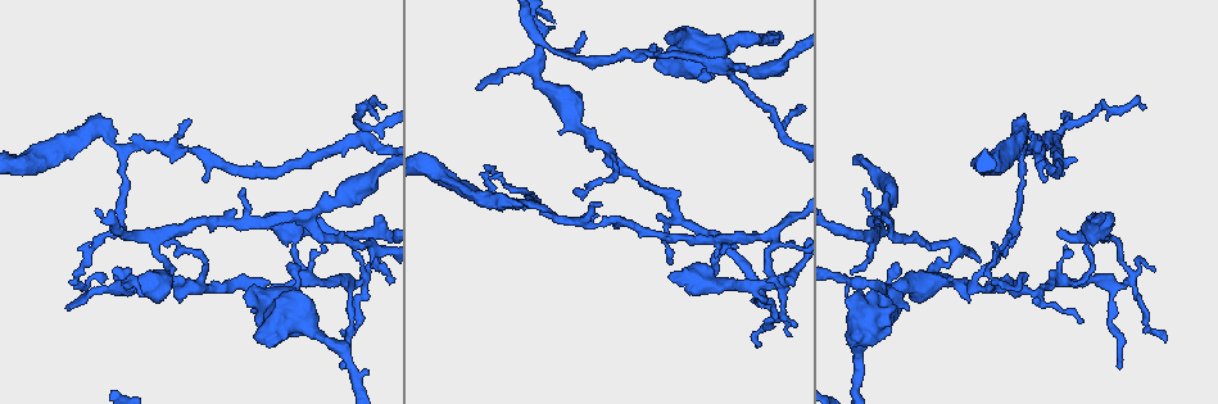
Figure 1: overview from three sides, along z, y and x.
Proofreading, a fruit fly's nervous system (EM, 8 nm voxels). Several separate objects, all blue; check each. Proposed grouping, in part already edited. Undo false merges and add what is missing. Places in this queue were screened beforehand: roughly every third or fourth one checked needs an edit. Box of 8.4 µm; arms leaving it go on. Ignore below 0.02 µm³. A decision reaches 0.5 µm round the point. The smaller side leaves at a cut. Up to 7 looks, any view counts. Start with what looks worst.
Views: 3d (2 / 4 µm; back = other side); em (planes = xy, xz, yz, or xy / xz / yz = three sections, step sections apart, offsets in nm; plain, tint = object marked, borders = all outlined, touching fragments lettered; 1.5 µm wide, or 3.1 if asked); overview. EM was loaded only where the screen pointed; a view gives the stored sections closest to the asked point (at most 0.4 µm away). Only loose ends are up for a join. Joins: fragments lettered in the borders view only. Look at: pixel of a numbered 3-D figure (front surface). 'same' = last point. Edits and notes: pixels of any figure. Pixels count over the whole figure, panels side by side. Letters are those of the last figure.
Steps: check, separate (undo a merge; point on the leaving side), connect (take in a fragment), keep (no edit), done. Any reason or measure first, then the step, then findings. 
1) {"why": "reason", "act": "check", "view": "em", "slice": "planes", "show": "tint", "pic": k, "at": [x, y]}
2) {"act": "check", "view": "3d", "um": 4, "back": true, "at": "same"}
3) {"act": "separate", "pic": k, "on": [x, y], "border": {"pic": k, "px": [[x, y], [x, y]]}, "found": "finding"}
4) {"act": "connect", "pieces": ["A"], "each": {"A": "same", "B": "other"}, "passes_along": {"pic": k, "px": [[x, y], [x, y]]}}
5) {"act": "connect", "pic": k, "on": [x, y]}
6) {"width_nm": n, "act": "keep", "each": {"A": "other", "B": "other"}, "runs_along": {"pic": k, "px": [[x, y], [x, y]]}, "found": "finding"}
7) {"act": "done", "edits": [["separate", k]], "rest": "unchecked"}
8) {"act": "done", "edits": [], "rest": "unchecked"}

{"why": "calibre changes", "act": "check", "view": "3d", "um": 2, "pic": 1, "at": [730, 65]}

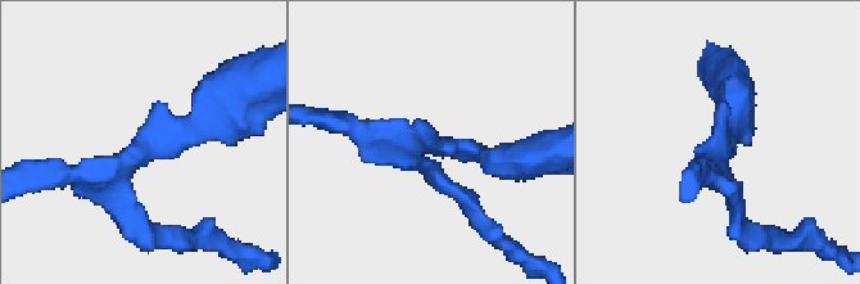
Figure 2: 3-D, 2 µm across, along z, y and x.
{"arms": 3, "act": "check", "view": "em", "slice": "planes", "show": "borders", "pic": 2, "at": [717, 151]}

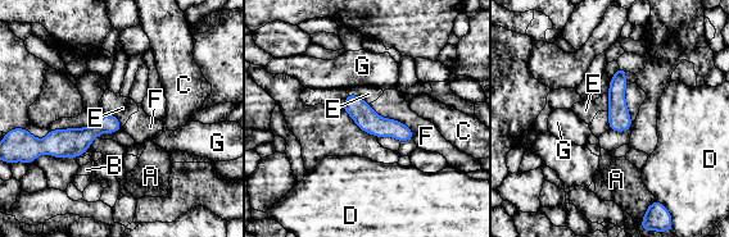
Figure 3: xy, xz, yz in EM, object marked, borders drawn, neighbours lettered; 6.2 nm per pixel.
{"longest_contact_nm": ["F", 360], "act": "keep", "each": {"A": "other", "B": "other", "C": "other", "D": "other", "E": "other", "F": "other", "G": "other"}, "border": {"pic": 3, "px": [[368, 104], [403, 122], [413, 138]]}, "found": "continuous, no second neuron"}

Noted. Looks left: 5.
{"why": "thin end", "act": "check", "view": "3d", "um": 4, "back": true, "pic": 1, "at": [581, 34]}

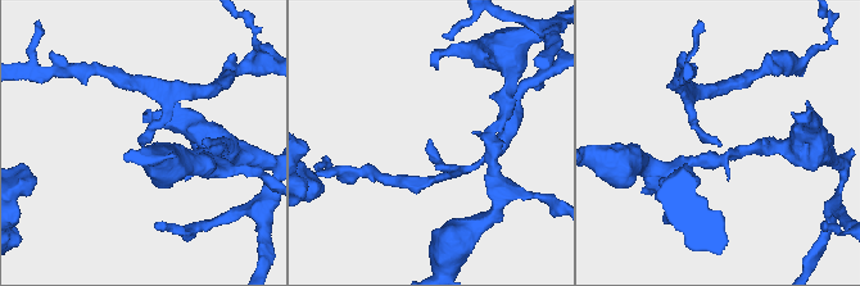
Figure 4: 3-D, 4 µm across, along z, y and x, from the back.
{"act": "check", "view": "em", "slice": "xy", "step": 4, "show": "tint", "pic": 4, "at": [142, 145]}

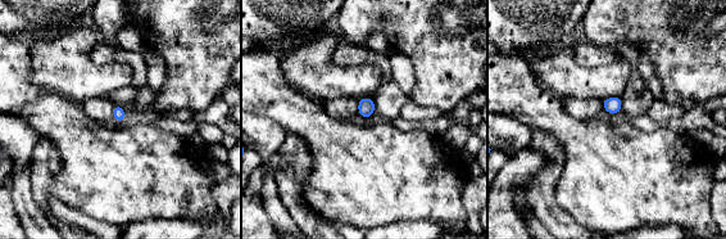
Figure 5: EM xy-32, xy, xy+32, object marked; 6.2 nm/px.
{"act": "check", "view": "em", "slice": "planes", "show": "borders", "at": "same"}

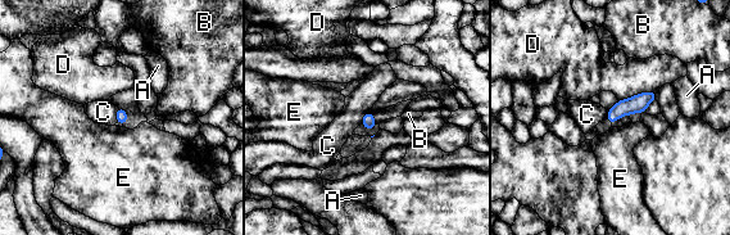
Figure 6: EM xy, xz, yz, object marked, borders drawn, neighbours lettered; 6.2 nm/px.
{"act": "keep", "each": {"A": "other", "B": "other", "C": "other", "D": "other", "E": "other"}, "runs_along": {"pic": 6, "px": [[653, 95], [622, 107], [610, 117]]}, "found": "no lettered fragment goes on from it"}

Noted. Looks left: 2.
{"why": "free end", "act": "check", "view": "3d", "um": 2, "pic": 1, "at": [908, 307]}

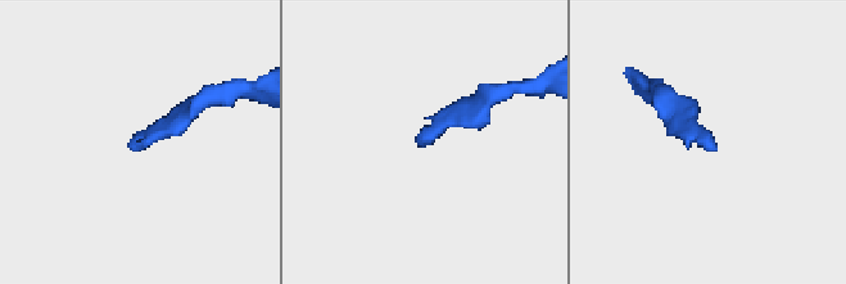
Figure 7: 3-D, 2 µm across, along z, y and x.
{"act": "check", "view": "em", "slice": "yz", "step": 8, "show": "borders", "pic": 7, "at": [134, 149]}

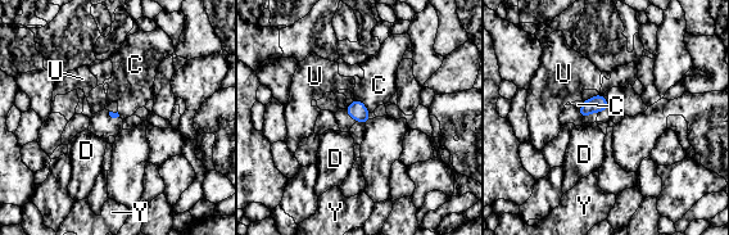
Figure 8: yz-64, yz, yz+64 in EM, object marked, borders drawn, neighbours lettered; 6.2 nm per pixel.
{"longest_contact_nm": ["C", 130], "act": "keep", "each": {"C": "other", "D": "other", "U": "other", "Y": "other"}, "border": {"pic": 8, "px": [[354, 99], [360, 99], [370, 112]]}, "found": "none of them fits"}

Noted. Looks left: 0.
{"act": "done", "edits": [], "rest": "unchecked"}

